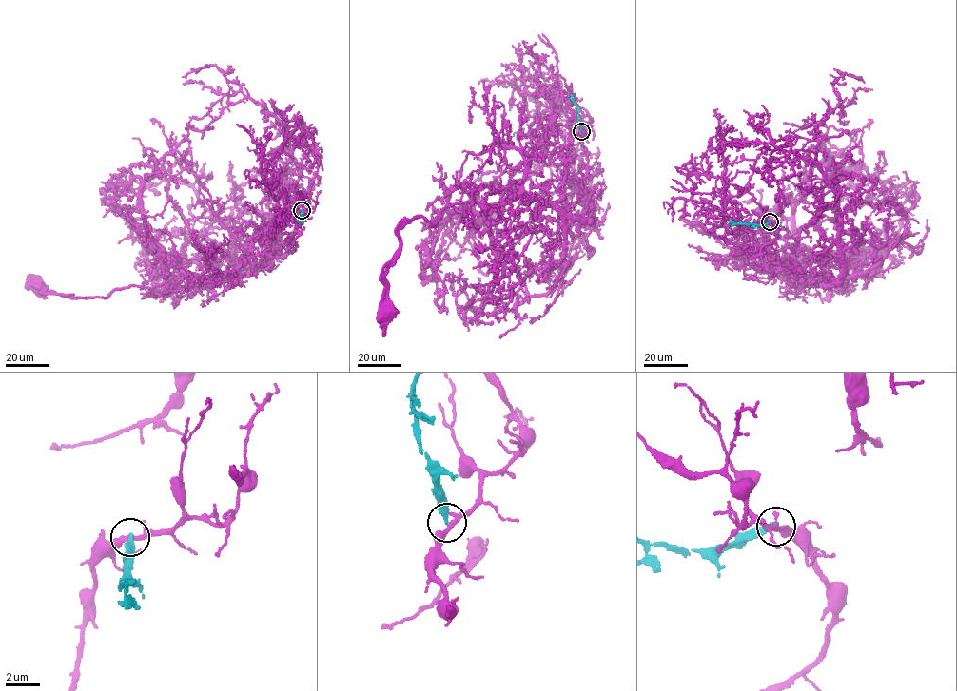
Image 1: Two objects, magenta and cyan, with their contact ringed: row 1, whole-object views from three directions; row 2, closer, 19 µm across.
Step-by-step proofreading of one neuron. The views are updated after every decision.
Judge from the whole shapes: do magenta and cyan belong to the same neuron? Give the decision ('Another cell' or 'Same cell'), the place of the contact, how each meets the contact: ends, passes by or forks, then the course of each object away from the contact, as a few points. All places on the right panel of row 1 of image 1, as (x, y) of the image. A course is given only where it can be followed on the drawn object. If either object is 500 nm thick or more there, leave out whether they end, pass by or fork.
Another cell. Place: (770, 221). At the ring magenta forks. At the ring cyan ends. Course of magenta: (770, 221), (776, 238), (760, 246), (805, 283), (786, 264), (765, 259), (845, 257). Course of cyan: (770, 221), (745, 224), (732, 222), (730, 219)

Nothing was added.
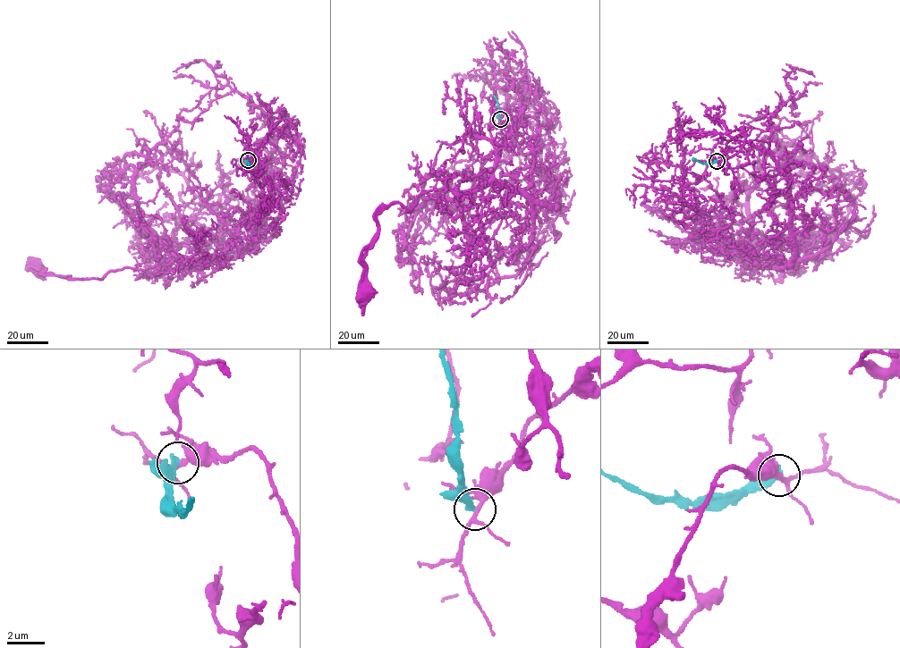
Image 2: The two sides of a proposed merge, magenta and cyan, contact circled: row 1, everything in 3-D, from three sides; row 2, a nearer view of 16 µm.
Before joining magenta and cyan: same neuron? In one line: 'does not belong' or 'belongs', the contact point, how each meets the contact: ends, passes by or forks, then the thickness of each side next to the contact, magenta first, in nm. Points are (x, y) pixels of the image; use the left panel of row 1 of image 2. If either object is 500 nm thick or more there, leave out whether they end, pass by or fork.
does not belong | (248, 160) | magenta forks | cyan ends | 200/320 nm

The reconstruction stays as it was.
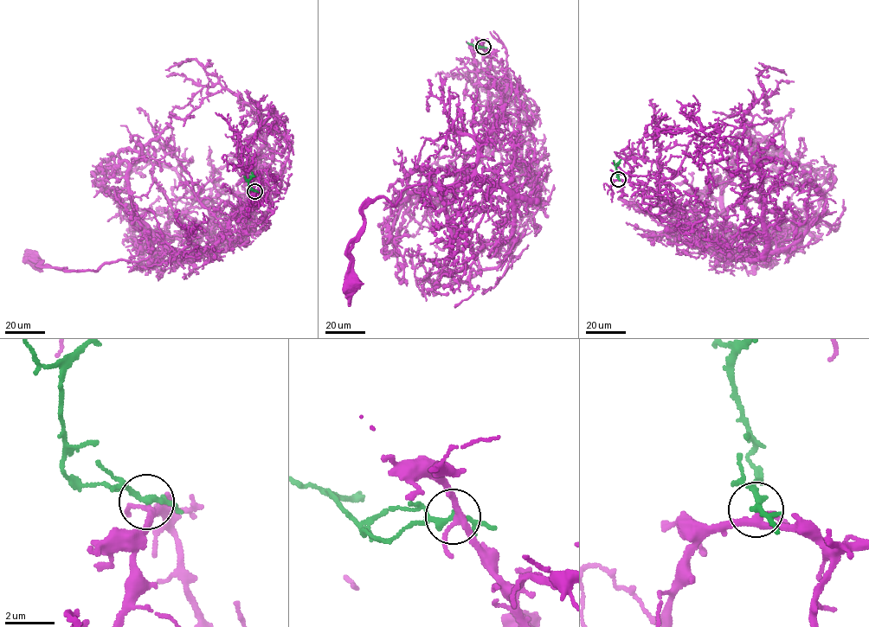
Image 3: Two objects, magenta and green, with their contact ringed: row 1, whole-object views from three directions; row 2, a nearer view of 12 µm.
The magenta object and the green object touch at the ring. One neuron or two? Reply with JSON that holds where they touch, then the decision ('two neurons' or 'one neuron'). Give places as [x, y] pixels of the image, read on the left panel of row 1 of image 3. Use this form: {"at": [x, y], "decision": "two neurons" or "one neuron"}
{"at": [254, 191], "decision": "one neuron"}

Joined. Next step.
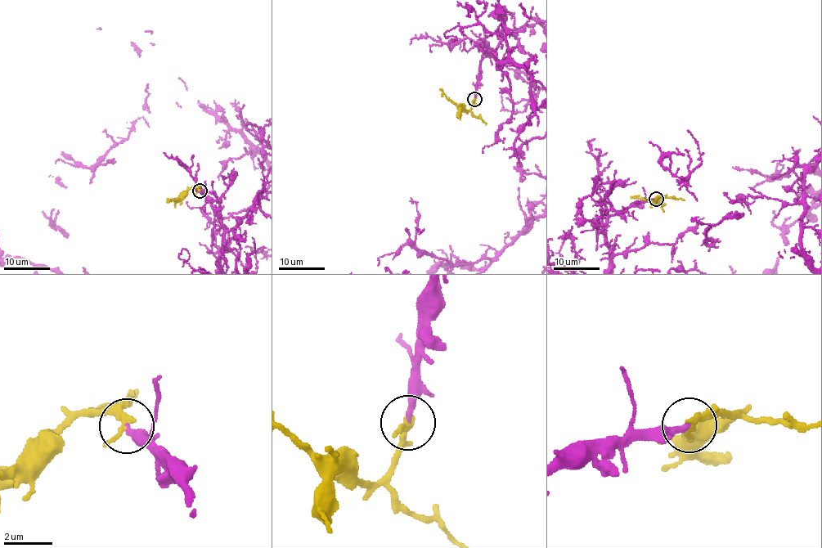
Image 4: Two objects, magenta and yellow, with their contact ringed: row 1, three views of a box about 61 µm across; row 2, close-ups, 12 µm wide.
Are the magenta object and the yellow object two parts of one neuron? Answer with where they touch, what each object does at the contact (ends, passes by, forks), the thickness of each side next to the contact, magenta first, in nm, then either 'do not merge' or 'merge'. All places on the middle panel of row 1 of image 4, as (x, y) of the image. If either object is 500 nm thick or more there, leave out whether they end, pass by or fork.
(474, 99) | magenta ends | yellow passes by | 240/240 nm | merge

